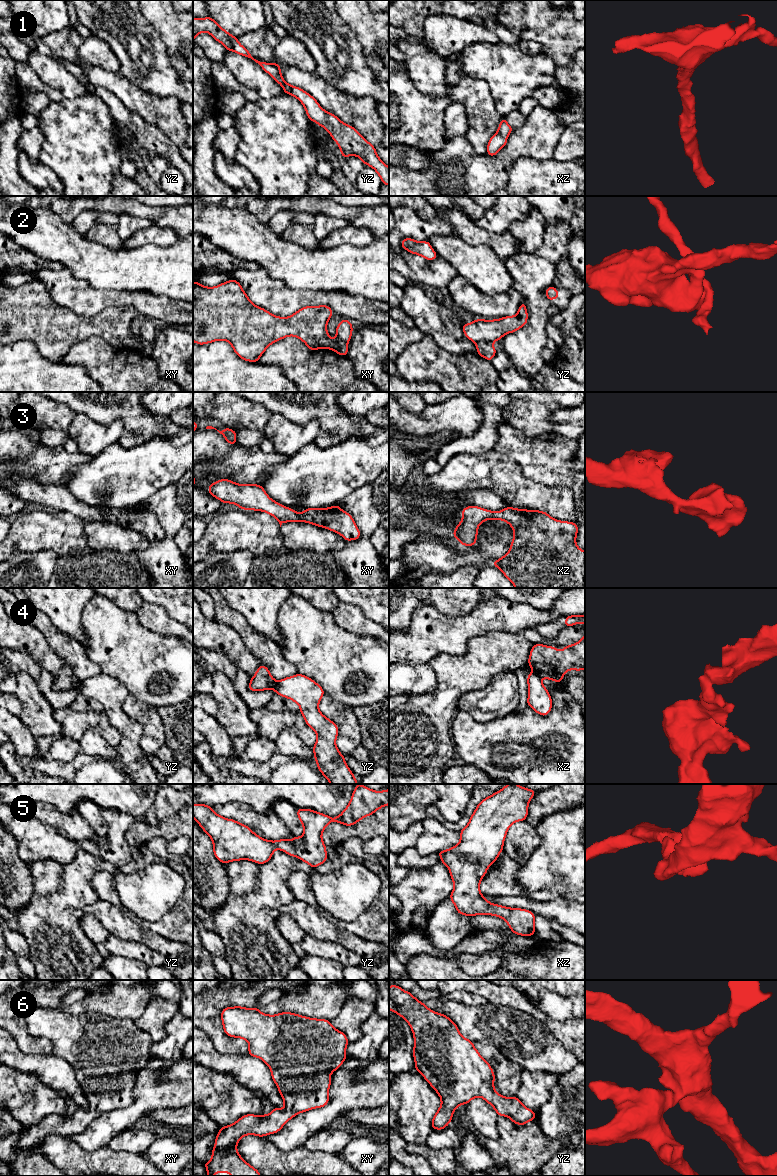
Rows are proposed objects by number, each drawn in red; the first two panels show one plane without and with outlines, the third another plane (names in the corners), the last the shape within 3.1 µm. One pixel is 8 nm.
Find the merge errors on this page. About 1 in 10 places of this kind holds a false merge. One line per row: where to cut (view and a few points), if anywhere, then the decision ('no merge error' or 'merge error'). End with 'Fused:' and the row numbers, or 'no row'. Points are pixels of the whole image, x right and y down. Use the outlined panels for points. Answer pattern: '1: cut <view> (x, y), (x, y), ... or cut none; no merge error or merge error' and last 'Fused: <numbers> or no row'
1: cut none; no merge error
2: cut yz (492, 342), (479, 341), (476, 344); merge error
3: cut none; no merge error
4: cut xz (533, 670), (541, 677); merge error
5: cut none; no merge error
6: cut none; no merge error
Fused: 2, 4

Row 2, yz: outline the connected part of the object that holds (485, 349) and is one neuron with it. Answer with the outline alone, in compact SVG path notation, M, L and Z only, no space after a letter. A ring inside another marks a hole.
M480 341L476 344L477 348L477 353L487 359L488 361L491 361L495 354L496 354L496 349L493 346L492 342L487 342L487 341Z

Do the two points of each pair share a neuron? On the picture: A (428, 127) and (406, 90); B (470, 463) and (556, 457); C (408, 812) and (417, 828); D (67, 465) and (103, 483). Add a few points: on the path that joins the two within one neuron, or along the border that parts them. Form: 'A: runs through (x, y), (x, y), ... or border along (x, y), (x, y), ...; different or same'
A: runs through (419, 118), (406, 105), (406, 99); same
B: border along (493, 449), (506, 453), (528, 479); different
C: border along (421, 820), (416, 820), (404, 830), (399, 831); different
D: border along (94, 457), (77, 466), (65, 484); different

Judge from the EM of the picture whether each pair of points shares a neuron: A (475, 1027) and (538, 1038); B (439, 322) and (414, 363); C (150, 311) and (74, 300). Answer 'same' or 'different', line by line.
A: same
B: different
C: same

